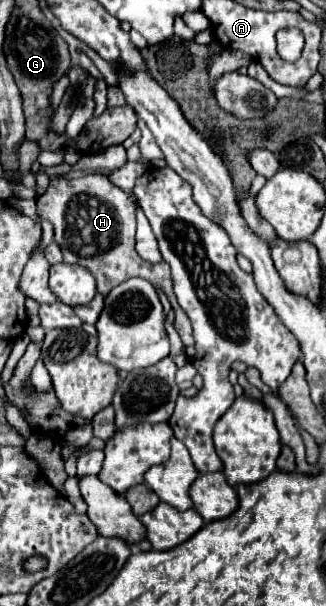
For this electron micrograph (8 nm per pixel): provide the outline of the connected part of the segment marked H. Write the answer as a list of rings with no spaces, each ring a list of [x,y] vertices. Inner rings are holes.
[[[89,174],[81,178],[51,180],[51,186],[37,198],[37,214],[47,218],[55,228],[55,240],[61,246],[67,264],[85,266],[97,280],[97,292],[107,296],[111,288],[127,278],[141,276],[149,280],[157,290],[163,290],[169,298],[175,314],[174,327],[180,338],[193,338],[188,316],[177,306],[173,294],[173,282],[169,265],[163,261],[151,264],[135,250],[135,212],[137,202],[133,194],[123,192],[105,174]]]

